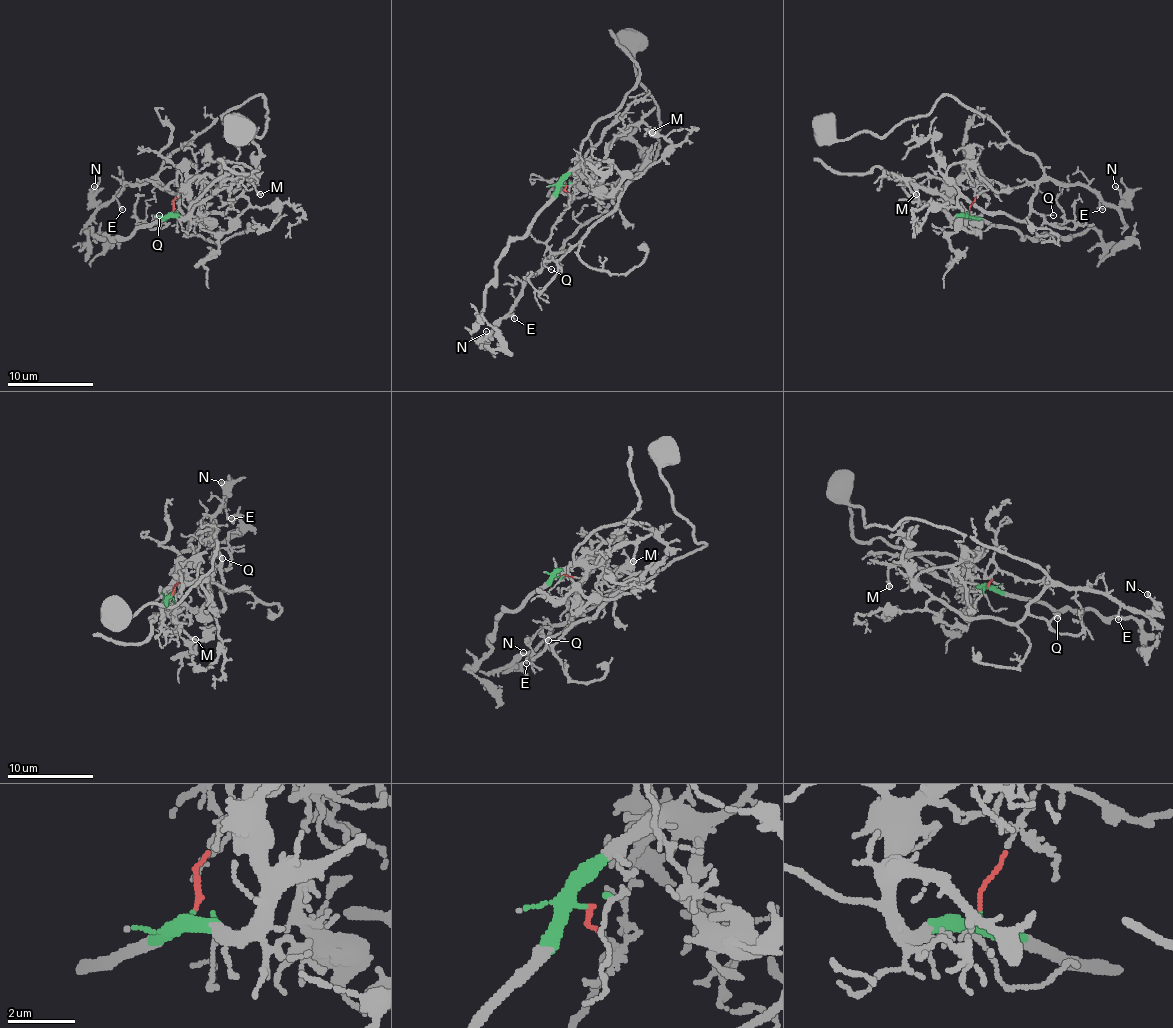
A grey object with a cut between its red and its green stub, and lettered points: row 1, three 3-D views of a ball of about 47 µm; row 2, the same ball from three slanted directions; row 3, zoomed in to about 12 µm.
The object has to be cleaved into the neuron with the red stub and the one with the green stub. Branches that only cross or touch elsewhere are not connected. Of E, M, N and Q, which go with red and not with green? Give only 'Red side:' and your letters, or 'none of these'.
Red side: E, N, Q

